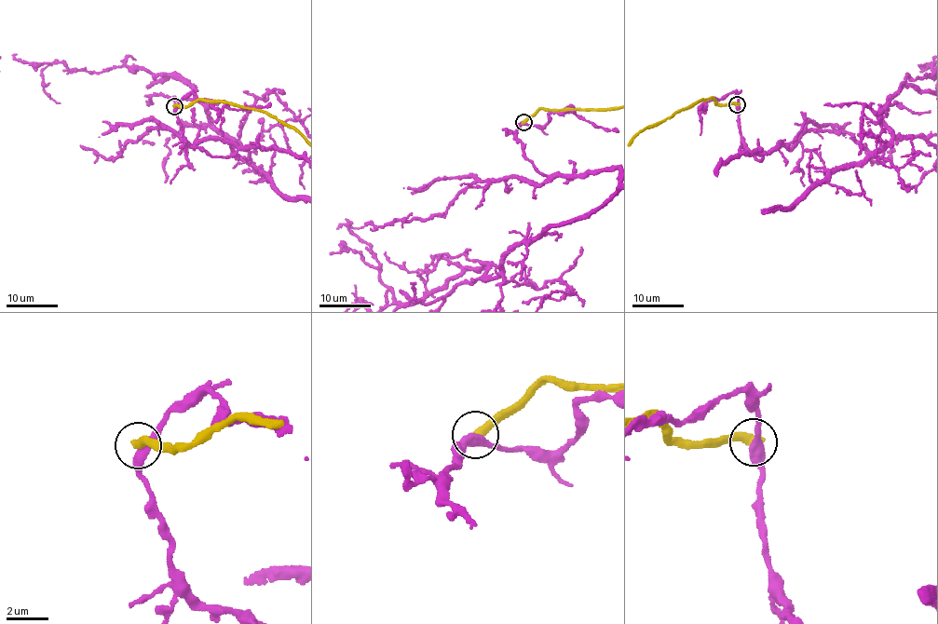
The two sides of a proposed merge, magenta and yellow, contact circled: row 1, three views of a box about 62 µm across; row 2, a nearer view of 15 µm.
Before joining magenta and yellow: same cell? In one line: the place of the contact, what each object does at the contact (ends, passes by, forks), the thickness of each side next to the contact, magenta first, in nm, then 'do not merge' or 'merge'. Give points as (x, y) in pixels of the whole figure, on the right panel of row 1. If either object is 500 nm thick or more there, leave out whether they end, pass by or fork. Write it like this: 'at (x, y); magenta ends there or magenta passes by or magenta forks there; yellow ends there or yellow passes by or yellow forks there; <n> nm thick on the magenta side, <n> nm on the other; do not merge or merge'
at (737, 104); magenta passes by; yellow ends there; 420 nm thick on the magenta side, 460 nm on the other; do not merge

